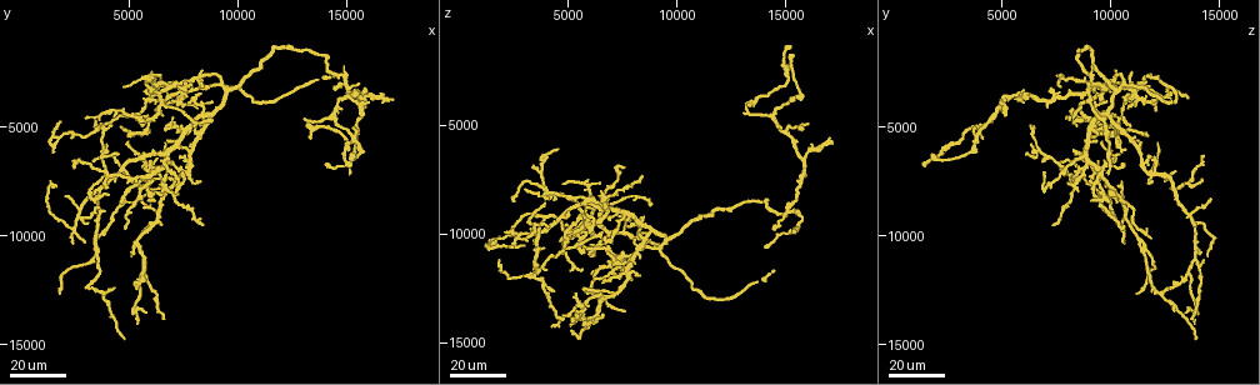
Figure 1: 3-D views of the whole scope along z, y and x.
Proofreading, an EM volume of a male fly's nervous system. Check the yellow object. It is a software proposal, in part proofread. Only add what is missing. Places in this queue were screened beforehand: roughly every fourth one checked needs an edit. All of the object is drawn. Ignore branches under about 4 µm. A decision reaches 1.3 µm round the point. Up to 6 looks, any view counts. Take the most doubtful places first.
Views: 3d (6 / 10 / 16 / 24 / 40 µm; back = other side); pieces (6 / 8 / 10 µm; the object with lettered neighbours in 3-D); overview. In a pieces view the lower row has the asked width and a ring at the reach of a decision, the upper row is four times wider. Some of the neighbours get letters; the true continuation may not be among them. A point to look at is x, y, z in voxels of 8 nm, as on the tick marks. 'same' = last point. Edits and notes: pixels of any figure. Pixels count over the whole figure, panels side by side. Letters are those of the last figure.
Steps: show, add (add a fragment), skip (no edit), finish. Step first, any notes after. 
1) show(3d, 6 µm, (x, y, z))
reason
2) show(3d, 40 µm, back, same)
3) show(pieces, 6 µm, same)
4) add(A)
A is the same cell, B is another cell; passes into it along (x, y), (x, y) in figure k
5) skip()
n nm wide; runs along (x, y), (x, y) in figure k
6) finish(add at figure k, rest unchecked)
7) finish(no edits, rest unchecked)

show(3d, 24 µm, (14500, 2500, 11800))
branch stops here

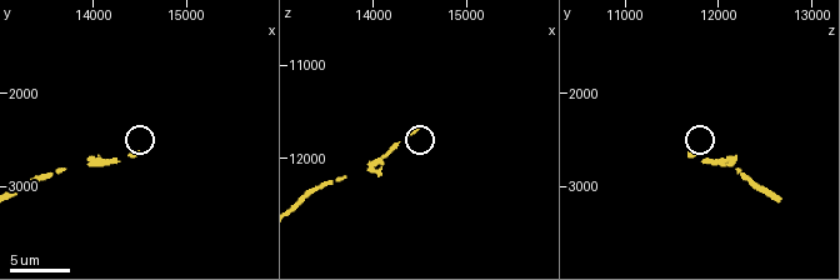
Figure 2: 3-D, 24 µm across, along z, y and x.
show(pieces, 6 µm, (14450, 2650, 11700))

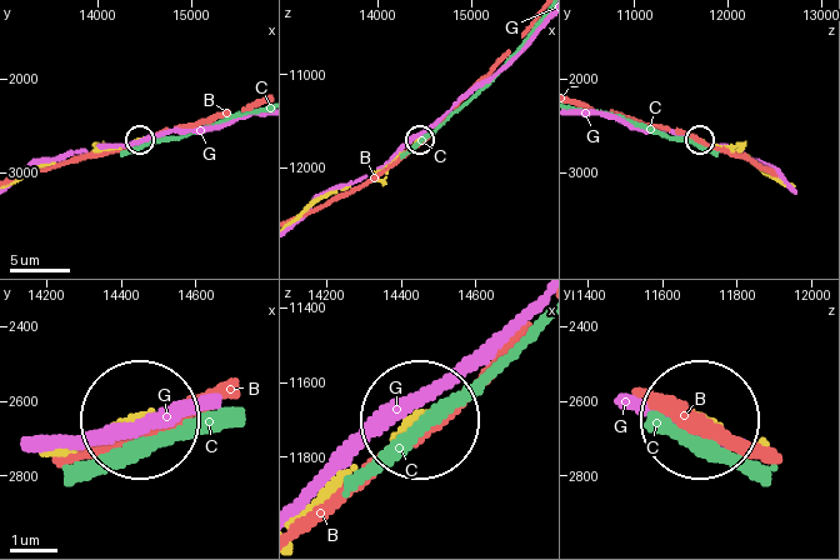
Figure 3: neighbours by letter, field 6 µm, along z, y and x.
skip()
270 nm wide; B, C and G are other cells; runs along (68, 446), (135, 423) in figure 3; none of them fits

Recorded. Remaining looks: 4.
show(3d, 40 µm, (15800, 4400, 5100))
branch stops here

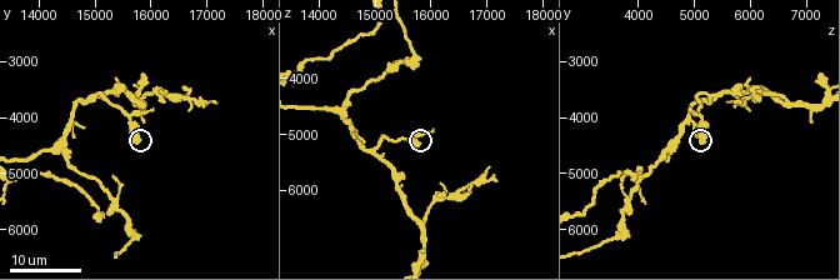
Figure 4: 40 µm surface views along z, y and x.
show(pieces, 10 µm, (15750, 4450, 5100))

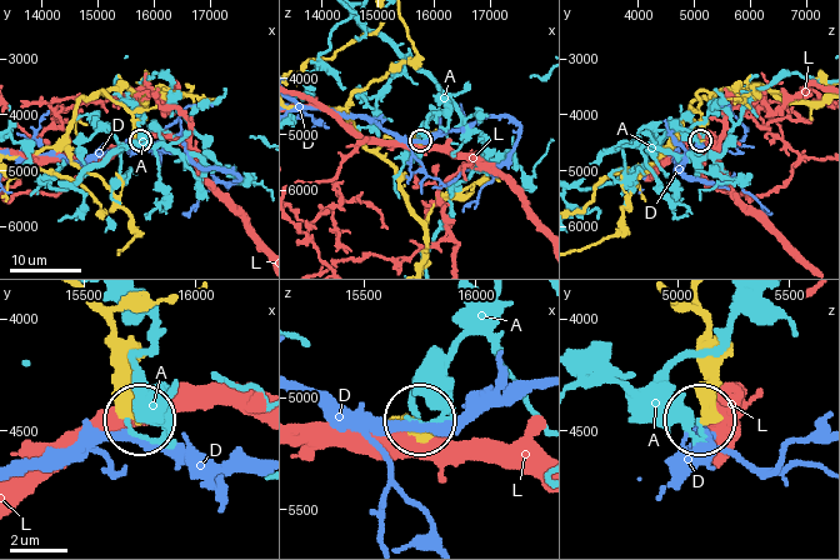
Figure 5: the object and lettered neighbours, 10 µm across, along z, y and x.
skip()
A, D and L are other cells; none of them fits

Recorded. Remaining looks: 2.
show(3d, 24 µm, (4000, 7700, 8400))
an open end

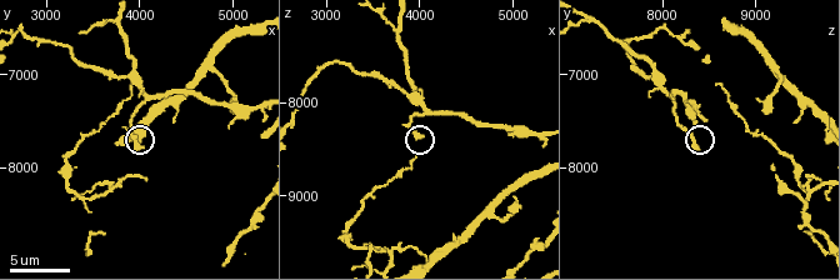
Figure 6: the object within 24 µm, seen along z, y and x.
show(pieces, 8 µm, (4000, 7800, 8350))

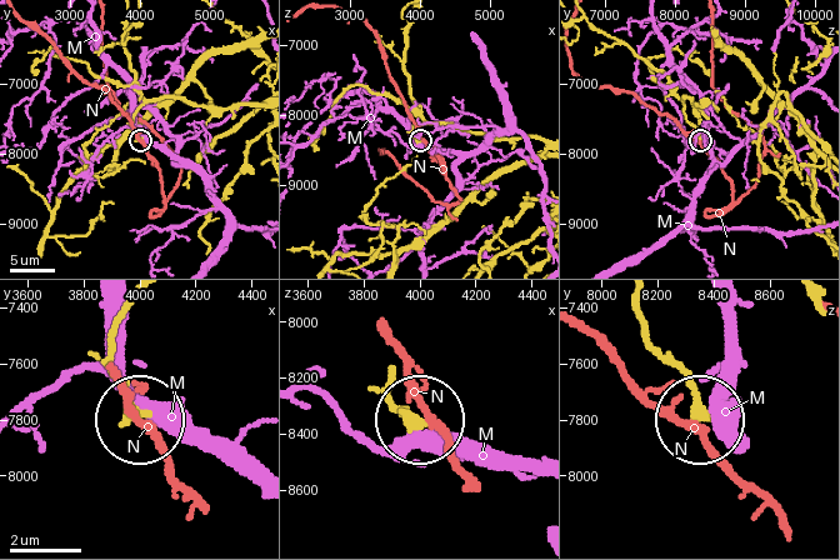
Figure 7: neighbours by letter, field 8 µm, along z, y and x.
skip()
M and N are other cells; runs along (635, 306), (685, 378), (694, 419) in figure 7; none of them fits

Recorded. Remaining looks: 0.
finish(no edits, rest unchecked)

